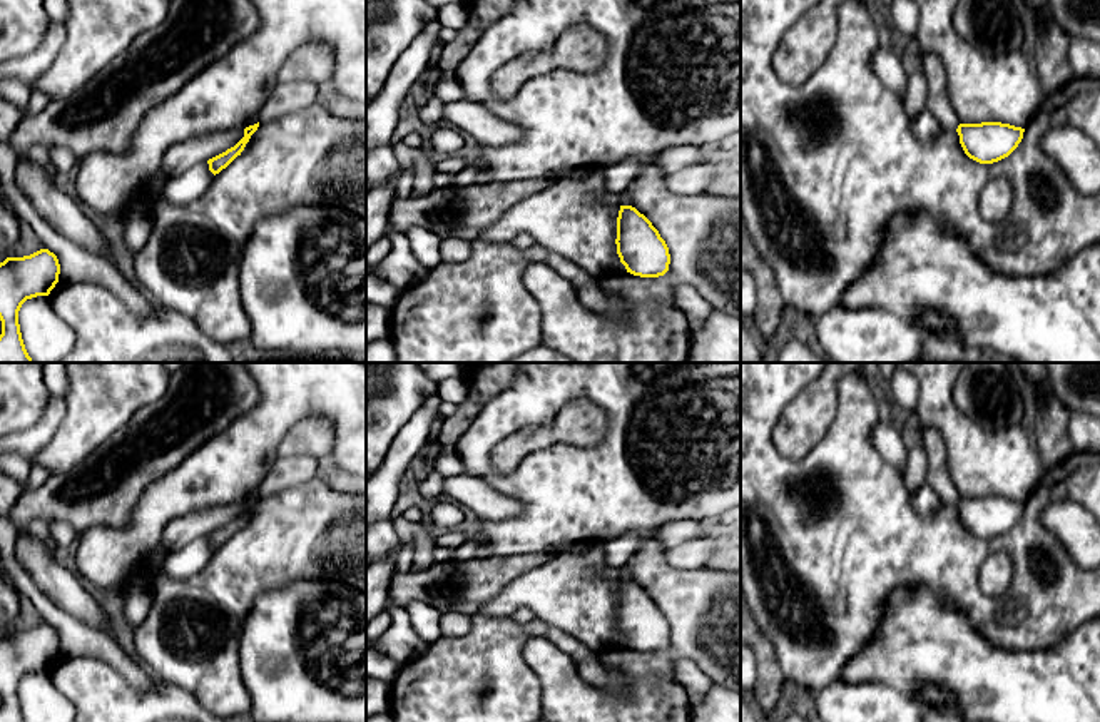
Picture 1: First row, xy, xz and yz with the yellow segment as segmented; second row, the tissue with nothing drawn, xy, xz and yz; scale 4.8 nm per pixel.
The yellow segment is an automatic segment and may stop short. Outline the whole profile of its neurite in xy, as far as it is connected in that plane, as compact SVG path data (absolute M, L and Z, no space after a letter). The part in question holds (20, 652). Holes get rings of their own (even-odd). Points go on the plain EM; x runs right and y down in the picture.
M48 623L0 637L0 722L25 722L18 685L27 674L48 670L59 648L59 633Z

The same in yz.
M1001 496L960 498L956 503L965 528L993 538L1008 531L1021 516L1025 503Z

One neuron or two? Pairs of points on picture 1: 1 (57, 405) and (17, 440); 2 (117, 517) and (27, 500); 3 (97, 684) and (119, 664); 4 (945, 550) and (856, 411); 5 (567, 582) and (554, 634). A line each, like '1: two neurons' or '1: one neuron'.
1: one neuron
2: one neuron
3: two neurons
4: one neuron
5: two neurons

